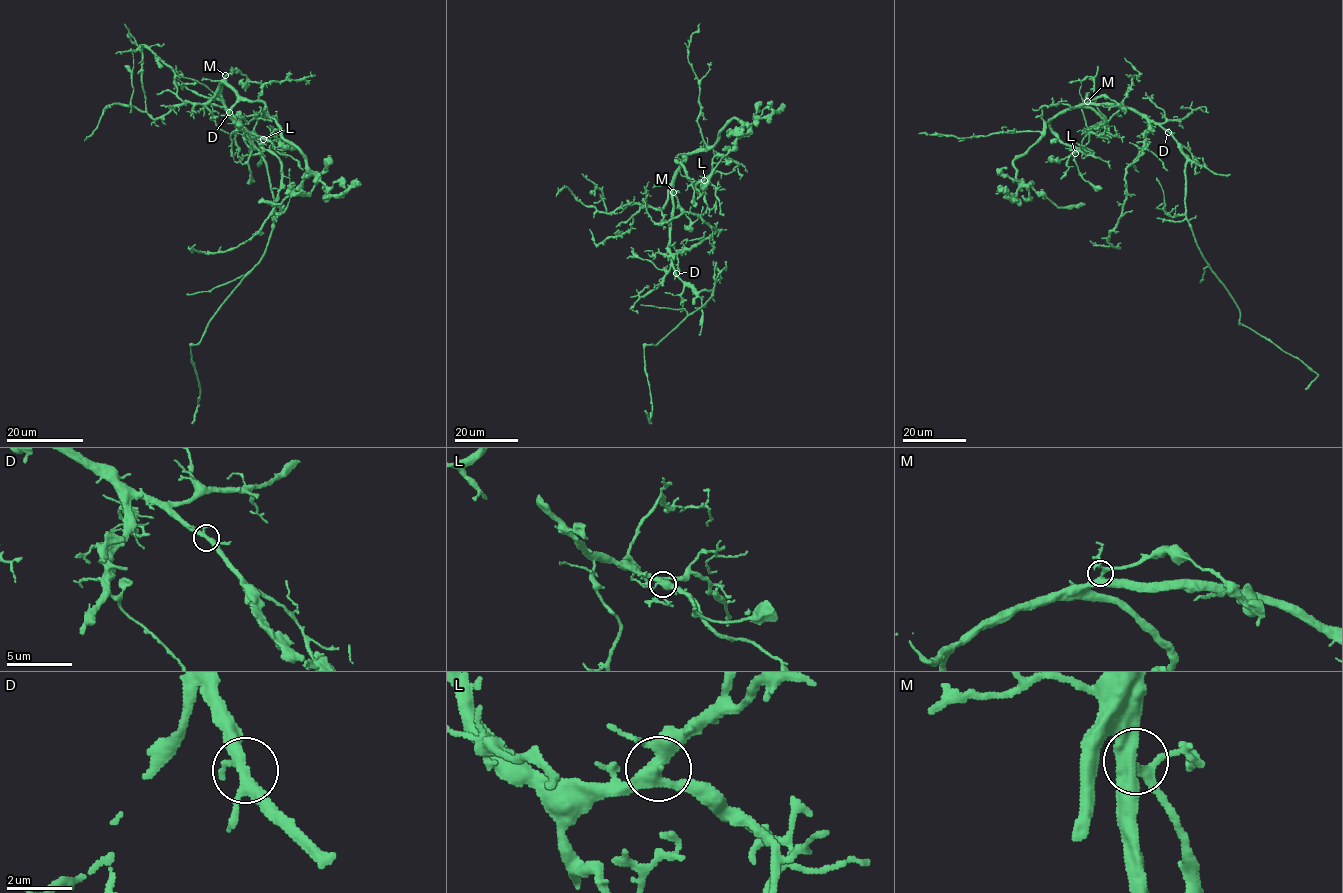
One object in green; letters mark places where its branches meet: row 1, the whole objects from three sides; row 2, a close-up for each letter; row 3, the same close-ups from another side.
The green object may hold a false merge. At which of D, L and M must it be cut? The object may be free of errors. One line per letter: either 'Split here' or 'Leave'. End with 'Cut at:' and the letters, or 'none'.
D: Leave
L: Leave
M: Leave
Cut at: none

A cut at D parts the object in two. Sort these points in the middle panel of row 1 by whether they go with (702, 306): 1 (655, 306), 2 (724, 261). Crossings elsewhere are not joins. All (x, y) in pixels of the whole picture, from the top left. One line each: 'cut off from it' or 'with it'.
1: with it
2: with it

